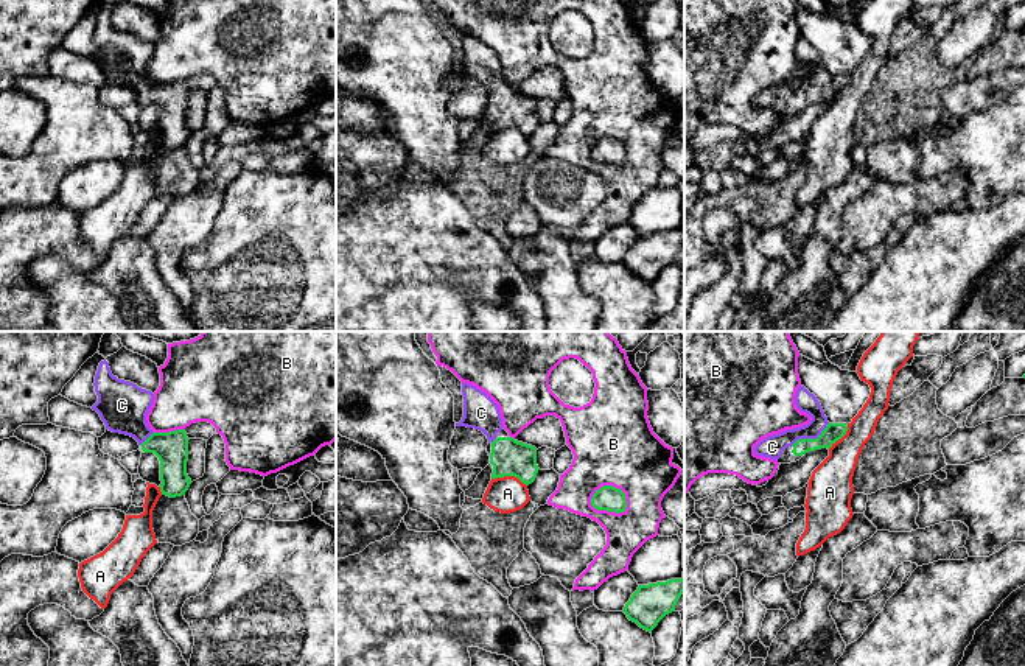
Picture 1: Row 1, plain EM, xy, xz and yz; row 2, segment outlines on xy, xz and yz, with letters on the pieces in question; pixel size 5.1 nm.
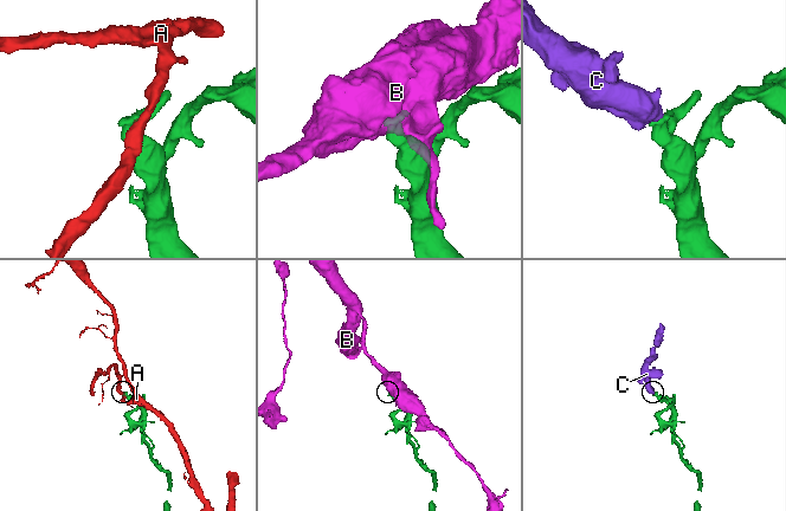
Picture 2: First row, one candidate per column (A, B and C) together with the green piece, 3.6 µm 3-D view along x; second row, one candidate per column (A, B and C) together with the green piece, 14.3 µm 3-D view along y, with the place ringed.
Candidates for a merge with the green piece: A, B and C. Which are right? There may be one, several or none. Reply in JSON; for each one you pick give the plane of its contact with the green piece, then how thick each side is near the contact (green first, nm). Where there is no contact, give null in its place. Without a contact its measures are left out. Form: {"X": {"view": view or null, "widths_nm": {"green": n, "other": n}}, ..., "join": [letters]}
{"C": {"view": "yz", "widths_nm": {"green": 100, "other": 120}}, "join": ["C"]}

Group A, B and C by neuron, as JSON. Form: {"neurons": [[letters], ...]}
{"neurons": [["A"], ["B"], ["C"]]}

